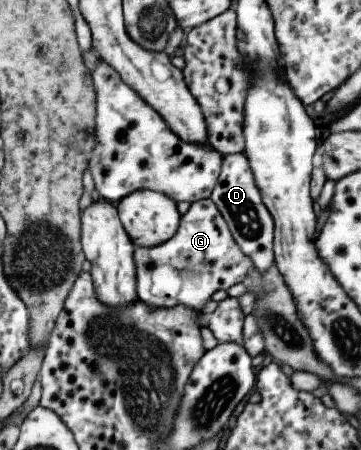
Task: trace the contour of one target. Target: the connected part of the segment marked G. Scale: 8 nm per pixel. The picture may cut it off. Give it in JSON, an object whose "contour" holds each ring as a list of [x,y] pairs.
{"contour":[[[210,198],[190,204],[177,232],[167,242],[154,247],[136,247],[134,261],[139,299],[153,308],[188,305],[198,314],[201,325],[207,317],[202,308],[211,295],[244,282],[249,269],[255,267],[235,242],[227,221]]]}

